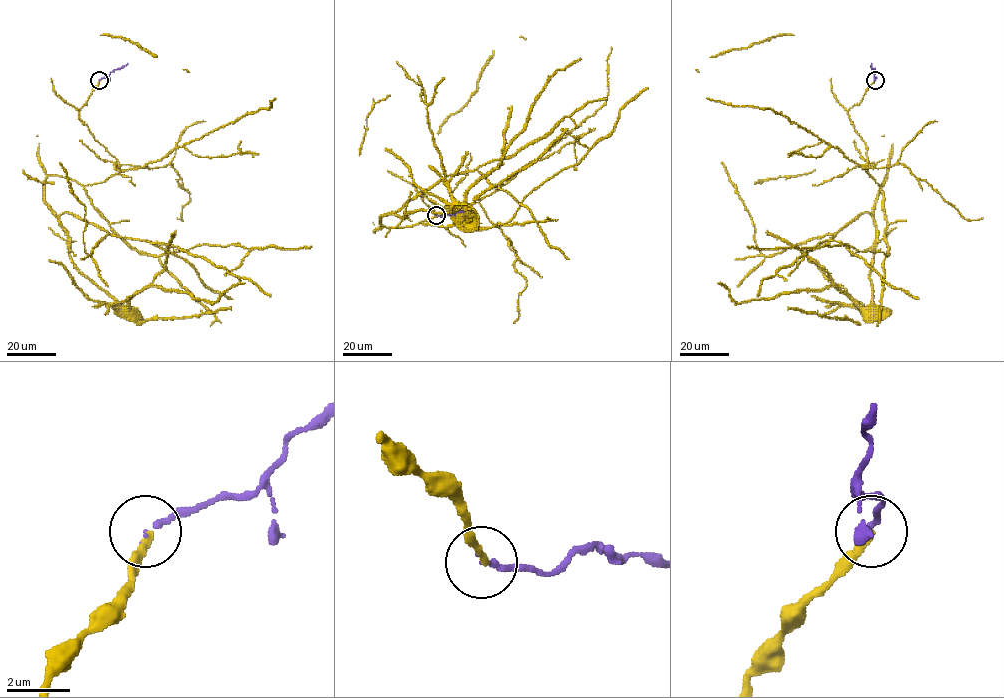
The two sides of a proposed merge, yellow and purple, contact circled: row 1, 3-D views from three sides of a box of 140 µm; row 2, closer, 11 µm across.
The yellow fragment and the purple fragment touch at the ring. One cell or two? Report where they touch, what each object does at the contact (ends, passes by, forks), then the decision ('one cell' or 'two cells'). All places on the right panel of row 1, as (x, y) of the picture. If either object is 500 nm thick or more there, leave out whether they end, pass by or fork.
place (875, 80); yellow ends; purple ends; two cells

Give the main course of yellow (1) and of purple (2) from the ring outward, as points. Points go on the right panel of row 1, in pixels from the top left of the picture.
1: (875, 79), (848, 111), (866, 147), (868, 173), (880, 185), (887, 175), (874, 209), (867, 313)
2: (875, 79), (872, 63)

